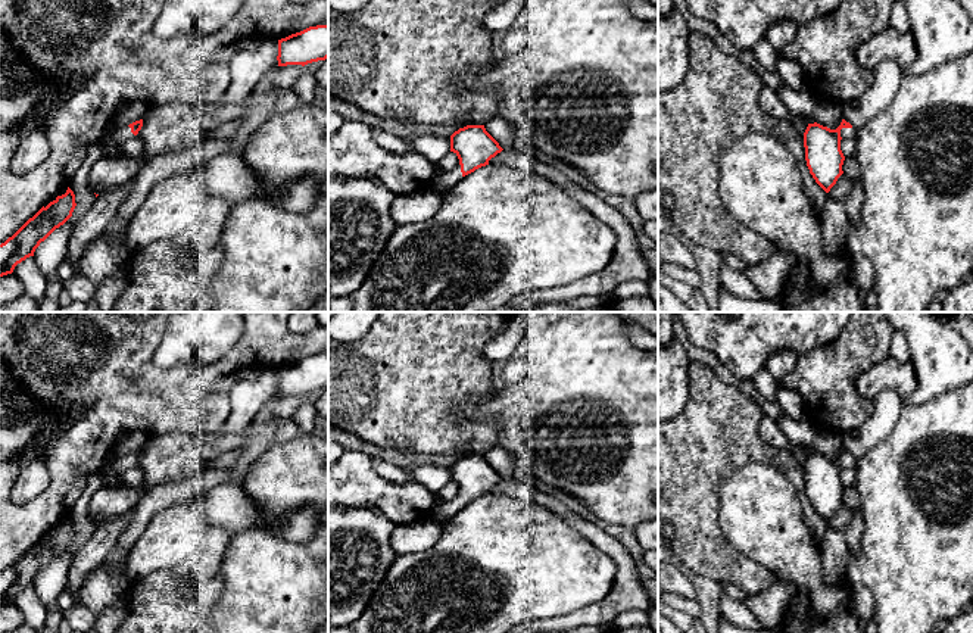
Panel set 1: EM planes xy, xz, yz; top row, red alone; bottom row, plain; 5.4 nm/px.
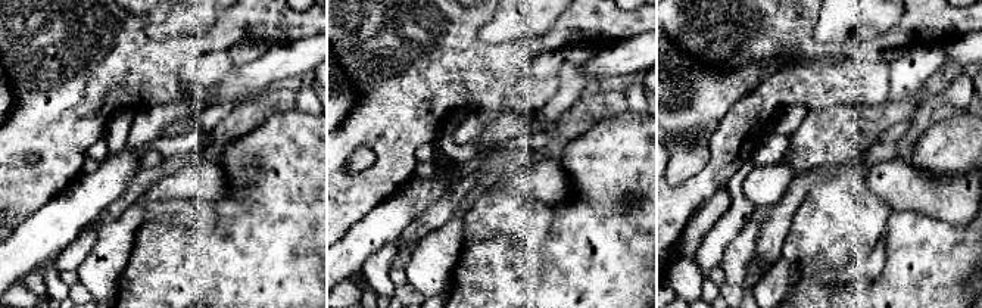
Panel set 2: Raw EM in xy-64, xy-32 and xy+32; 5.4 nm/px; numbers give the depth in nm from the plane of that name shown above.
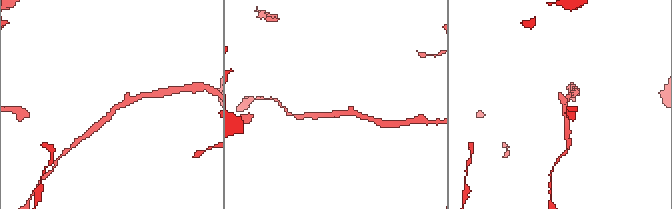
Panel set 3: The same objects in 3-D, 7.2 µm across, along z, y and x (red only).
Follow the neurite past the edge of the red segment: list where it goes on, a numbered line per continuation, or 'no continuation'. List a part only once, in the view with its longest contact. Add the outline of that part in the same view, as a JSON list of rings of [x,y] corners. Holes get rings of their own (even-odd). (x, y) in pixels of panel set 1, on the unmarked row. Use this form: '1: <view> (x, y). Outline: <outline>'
1: yz (845, 462). Outline: [[[842,458],[841,467],[848,468],[855,474],[857,473],[857,459],[855,458]]]

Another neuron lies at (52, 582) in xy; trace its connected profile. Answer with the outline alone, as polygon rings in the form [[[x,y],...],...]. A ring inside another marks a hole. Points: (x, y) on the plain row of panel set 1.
[[[96,471],[88,475],[84,493],[74,503],[68,515],[74,521],[77,533],[72,546],[41,571],[34,581],[34,589],[47,611],[62,611],[57,605],[57,598],[66,589],[69,567],[96,530],[96,524],[90,520],[87,508],[99,487],[102,487],[102,475],[100,471]]]

